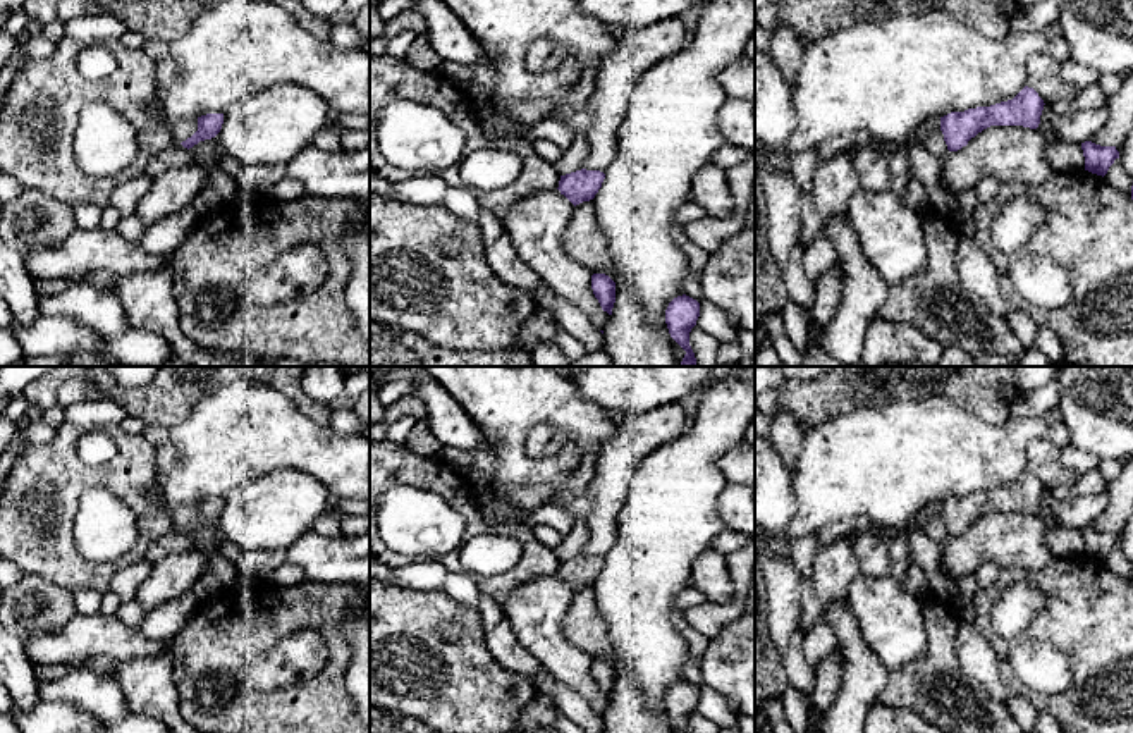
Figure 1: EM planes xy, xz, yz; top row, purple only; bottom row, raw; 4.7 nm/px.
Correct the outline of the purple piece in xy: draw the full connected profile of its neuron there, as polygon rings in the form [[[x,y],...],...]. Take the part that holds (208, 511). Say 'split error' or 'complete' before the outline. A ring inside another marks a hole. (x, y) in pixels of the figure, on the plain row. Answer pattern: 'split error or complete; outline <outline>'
complete; outline [[[224,499],[201,501],[198,502],[198,516],[181,530],[189,535],[199,527],[211,525],[220,518],[222,509],[224,509]]]

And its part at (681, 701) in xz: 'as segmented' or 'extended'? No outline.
as segmented

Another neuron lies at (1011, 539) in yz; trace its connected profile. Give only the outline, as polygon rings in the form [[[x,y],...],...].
[[[990,511],[978,518],[958,537],[949,537],[944,544],[942,570],[959,580],[975,575],[980,564],[995,563],[1002,568],[1020,568],[1026,571],[1040,571],[1050,566],[1057,557],[1045,544],[1047,528],[1037,514],[1023,511]]]

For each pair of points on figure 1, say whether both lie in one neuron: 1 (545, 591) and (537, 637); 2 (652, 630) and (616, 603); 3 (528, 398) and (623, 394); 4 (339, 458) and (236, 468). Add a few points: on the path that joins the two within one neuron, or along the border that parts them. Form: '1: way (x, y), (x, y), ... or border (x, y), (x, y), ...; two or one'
1: way (544, 603), (537, 609), (537, 625); one
2: way (643, 622), (624, 603); one
3: border (575, 384), (583, 398), (607, 410); two
4: way (313, 455), (262, 455); one

